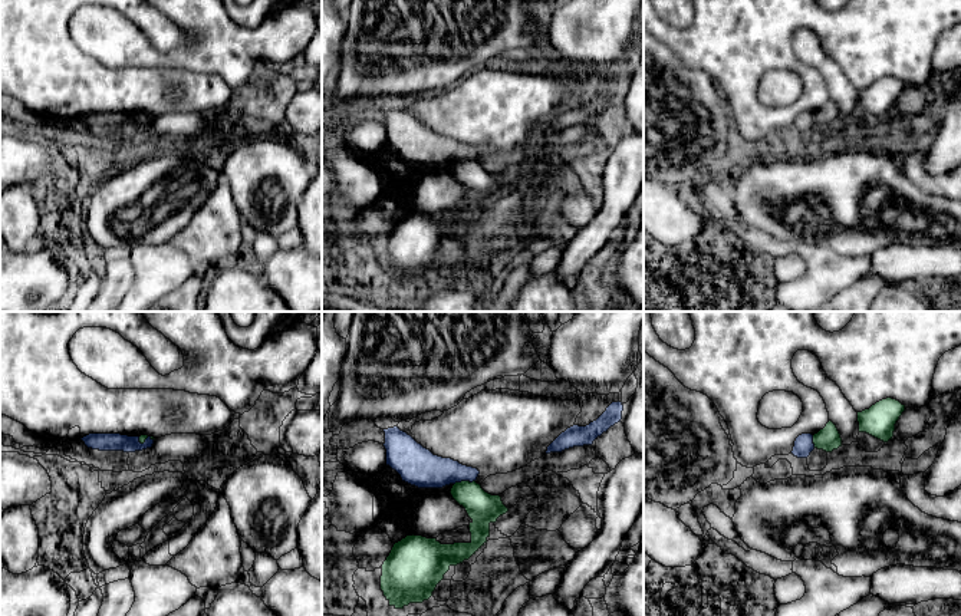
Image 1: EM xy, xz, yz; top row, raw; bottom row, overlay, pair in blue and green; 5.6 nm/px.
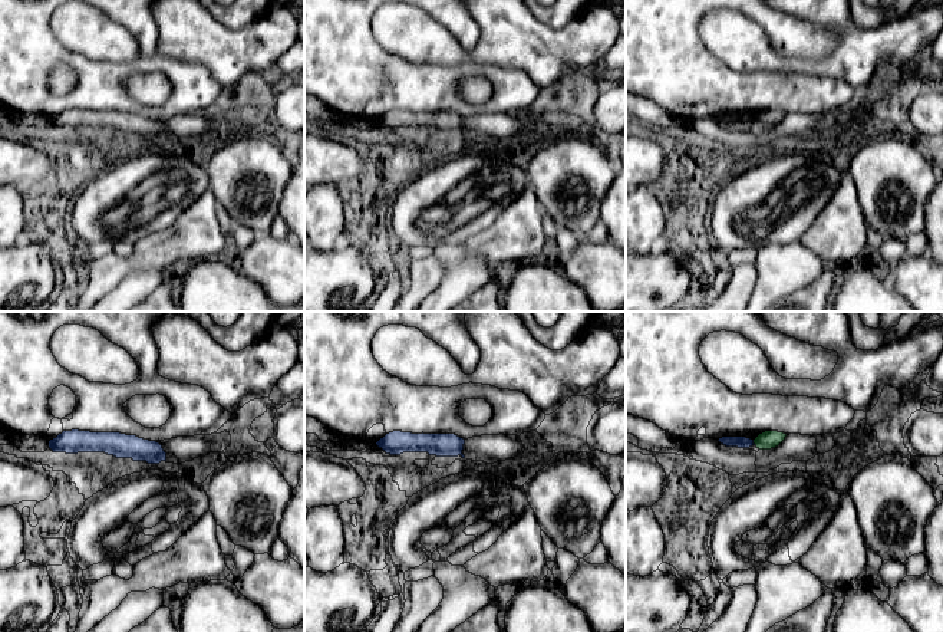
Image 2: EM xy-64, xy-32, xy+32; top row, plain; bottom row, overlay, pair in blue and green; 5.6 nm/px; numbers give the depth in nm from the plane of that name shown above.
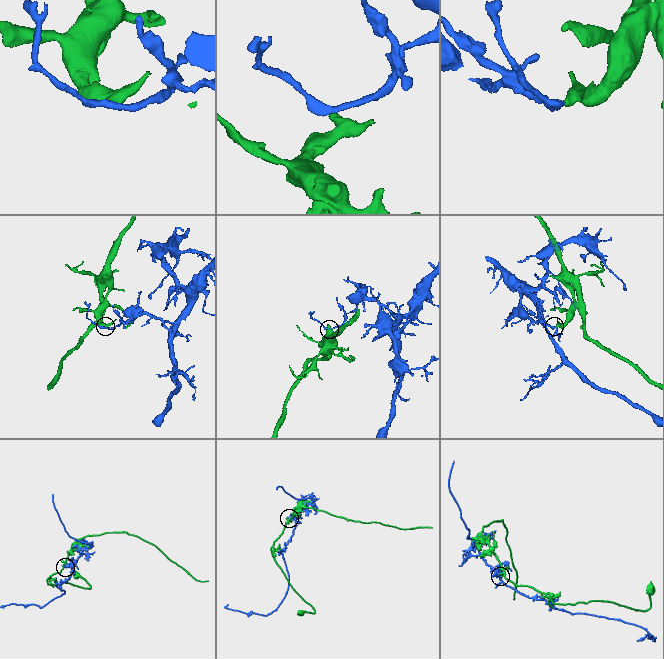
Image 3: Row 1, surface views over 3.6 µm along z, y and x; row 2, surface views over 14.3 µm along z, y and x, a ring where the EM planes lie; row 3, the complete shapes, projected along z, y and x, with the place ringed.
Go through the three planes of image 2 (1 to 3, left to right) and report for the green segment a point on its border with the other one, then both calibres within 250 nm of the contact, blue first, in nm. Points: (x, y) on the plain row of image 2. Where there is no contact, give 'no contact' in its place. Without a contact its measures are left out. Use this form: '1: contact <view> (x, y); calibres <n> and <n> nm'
1: no contact
2: no contact
3: contact xy+32 (752, 121); calibres 60 and 100 nm

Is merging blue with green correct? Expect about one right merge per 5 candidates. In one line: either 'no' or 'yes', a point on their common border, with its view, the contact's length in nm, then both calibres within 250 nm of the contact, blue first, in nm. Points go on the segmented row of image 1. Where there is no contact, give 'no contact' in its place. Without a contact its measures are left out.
no; meets blue in xz at (464, 480); contact 120 nm long; 200 nm thick on the blue side, 180 nm on the other

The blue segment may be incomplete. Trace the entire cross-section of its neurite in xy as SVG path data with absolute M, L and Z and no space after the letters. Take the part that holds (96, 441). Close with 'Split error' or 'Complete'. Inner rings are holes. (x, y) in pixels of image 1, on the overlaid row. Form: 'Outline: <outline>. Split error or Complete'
Outline: M89 434L80 438L88 448L99 451L124 451L135 452L151 448L154 439L148 437L144 444L139 442L139 437L128 437L121 434Z. Complete

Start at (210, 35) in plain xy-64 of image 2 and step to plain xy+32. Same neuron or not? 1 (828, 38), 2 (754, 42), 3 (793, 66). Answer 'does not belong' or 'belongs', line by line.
1: does not belong
2: belongs
3: belongs

